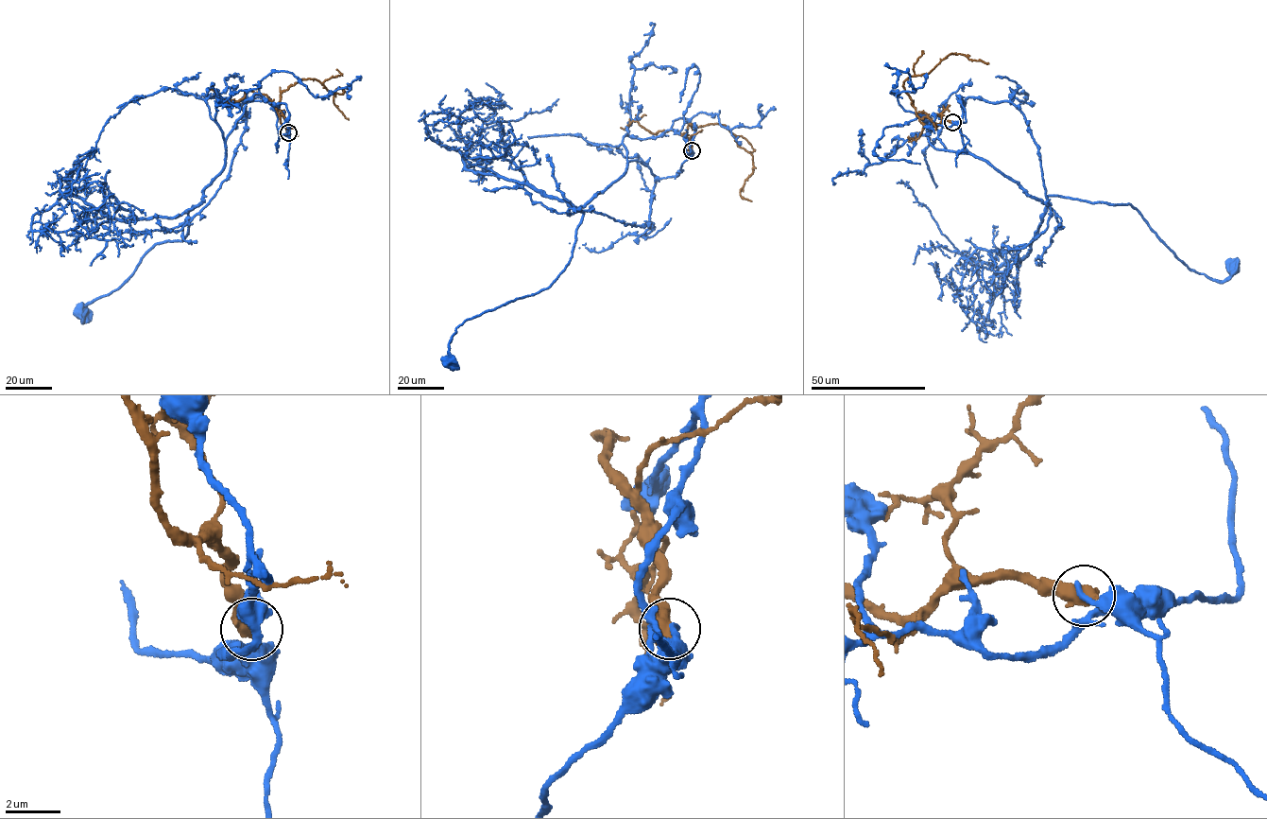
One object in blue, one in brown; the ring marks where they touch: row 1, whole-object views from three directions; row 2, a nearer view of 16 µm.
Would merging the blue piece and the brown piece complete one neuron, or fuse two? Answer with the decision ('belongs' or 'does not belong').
does not belong

